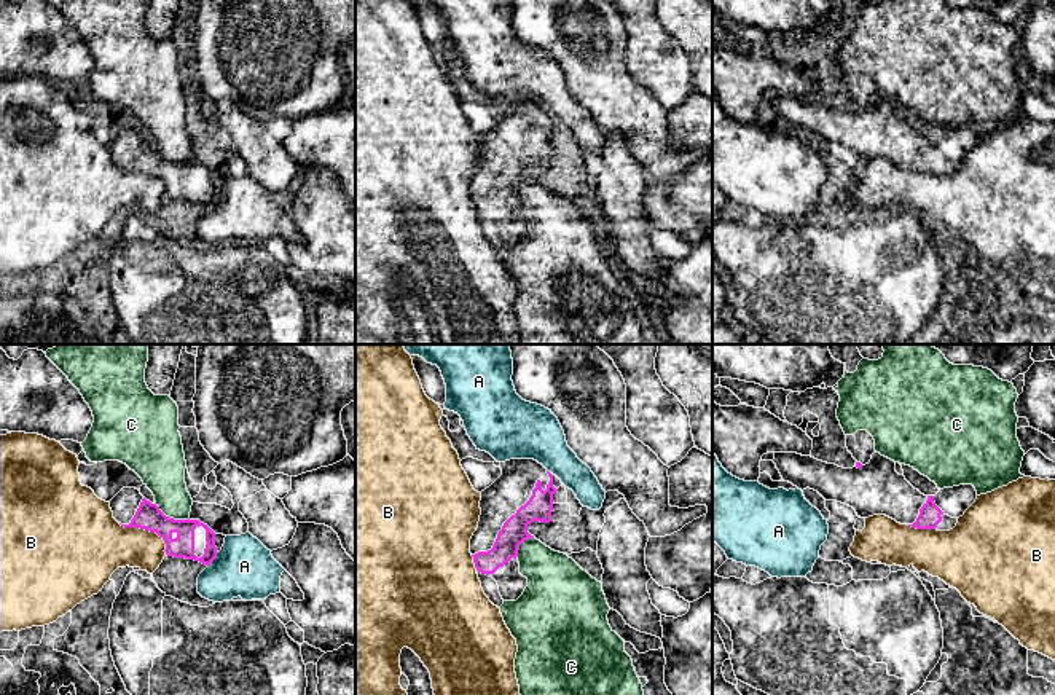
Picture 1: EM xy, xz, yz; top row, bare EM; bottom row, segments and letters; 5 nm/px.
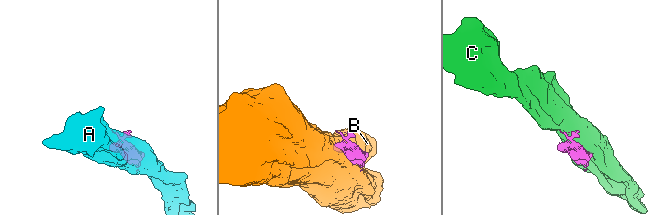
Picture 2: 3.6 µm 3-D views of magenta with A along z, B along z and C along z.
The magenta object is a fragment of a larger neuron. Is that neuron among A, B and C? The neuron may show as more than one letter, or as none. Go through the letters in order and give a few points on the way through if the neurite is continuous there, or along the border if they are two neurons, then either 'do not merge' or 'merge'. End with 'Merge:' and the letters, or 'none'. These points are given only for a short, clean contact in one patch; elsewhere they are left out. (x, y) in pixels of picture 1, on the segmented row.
A: do not merge
B: do not merge
C: do not merge
Merge: none

